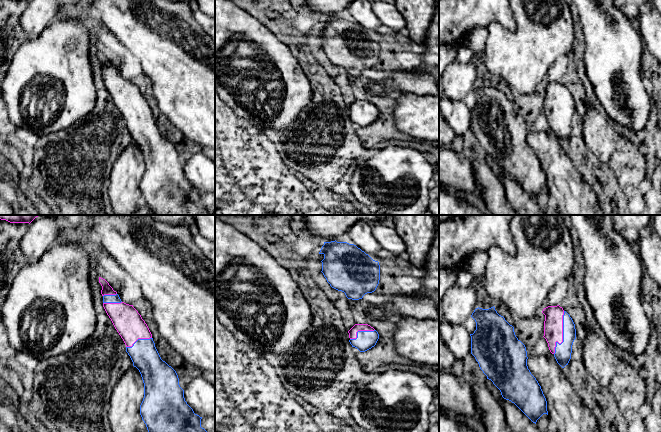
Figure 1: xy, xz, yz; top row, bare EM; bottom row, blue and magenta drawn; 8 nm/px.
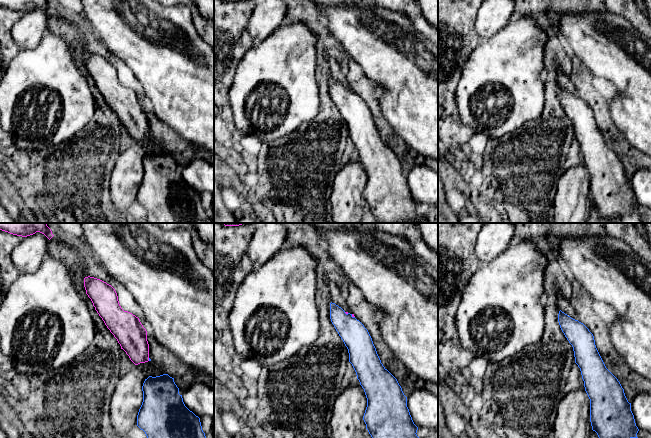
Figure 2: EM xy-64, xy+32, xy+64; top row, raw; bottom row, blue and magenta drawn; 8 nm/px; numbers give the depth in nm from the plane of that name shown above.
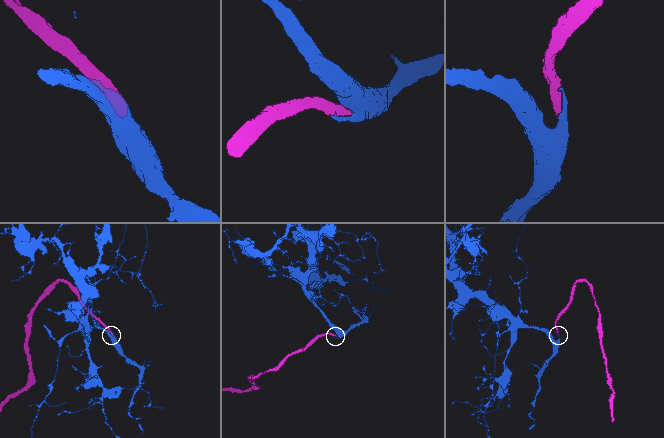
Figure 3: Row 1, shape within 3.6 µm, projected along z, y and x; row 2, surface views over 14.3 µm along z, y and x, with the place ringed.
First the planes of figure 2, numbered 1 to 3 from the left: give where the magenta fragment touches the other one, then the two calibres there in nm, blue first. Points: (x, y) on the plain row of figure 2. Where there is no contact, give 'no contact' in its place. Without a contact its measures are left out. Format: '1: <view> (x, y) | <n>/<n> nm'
1: xy-64 (149, 135) | 20/240 nm
2: xy+32 (353, 93) | 220/20 nm
3: no contact

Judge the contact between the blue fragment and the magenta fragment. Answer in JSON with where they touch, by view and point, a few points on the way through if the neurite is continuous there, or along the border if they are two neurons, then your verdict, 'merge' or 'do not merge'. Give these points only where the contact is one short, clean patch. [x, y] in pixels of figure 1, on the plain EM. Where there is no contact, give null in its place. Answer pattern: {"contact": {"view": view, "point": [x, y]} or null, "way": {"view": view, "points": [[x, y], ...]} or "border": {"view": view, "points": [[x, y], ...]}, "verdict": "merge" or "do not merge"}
{"contact": {"view": "yz", "point": [563, 110]}, "verdict": "merge"}

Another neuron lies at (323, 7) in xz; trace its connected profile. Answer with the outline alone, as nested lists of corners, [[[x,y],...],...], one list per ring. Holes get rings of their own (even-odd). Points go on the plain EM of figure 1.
[[[306,0],[307,6],[316,11],[318,14],[324,16],[324,18],[329,14],[336,14],[343,10],[355,0]]]

